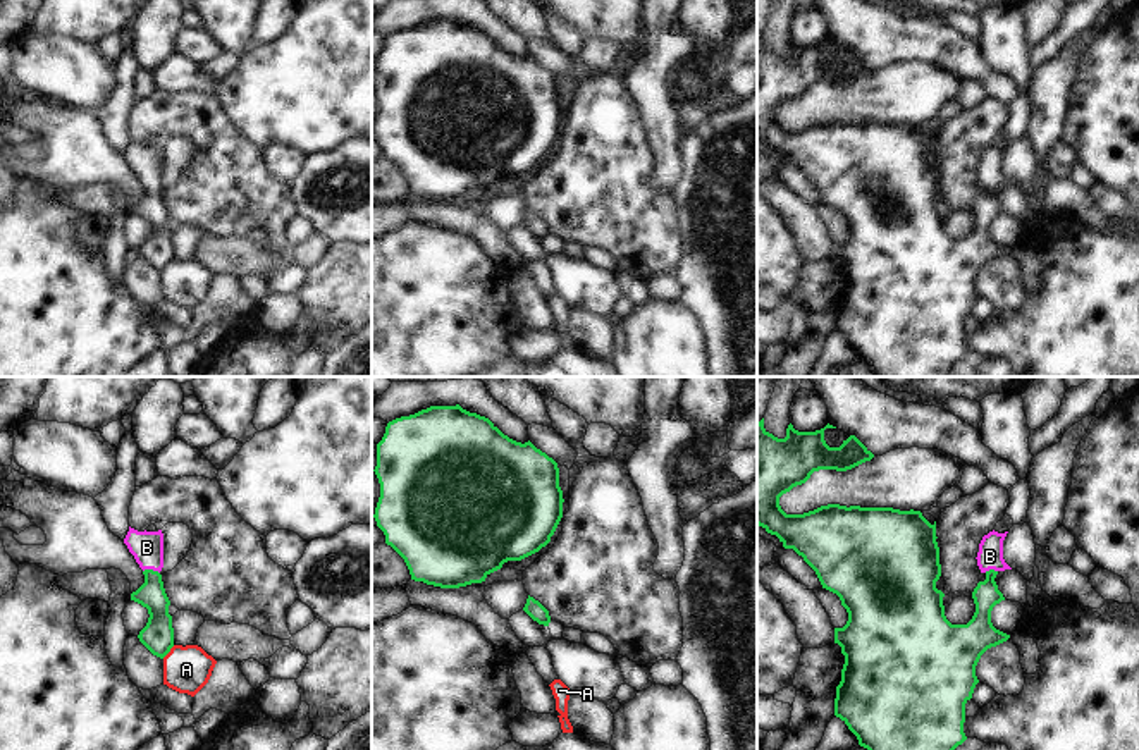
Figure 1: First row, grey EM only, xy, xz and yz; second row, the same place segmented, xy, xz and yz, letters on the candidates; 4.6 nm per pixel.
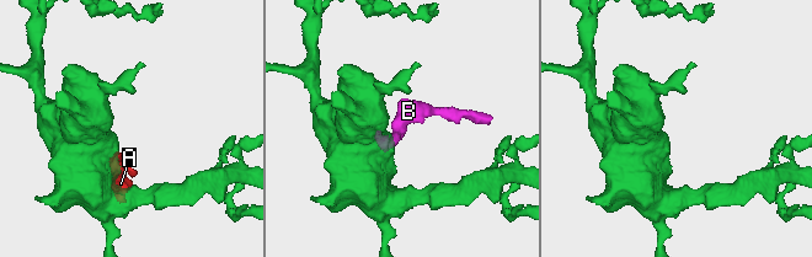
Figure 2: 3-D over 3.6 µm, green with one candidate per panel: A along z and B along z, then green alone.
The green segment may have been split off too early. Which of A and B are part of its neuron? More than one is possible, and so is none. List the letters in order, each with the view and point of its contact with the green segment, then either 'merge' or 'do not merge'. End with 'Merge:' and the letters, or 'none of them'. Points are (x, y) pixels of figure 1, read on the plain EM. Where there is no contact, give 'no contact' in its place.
A: xy (167, 267) | do not merge
B: xy (152, 184) | merge
Merge: B

